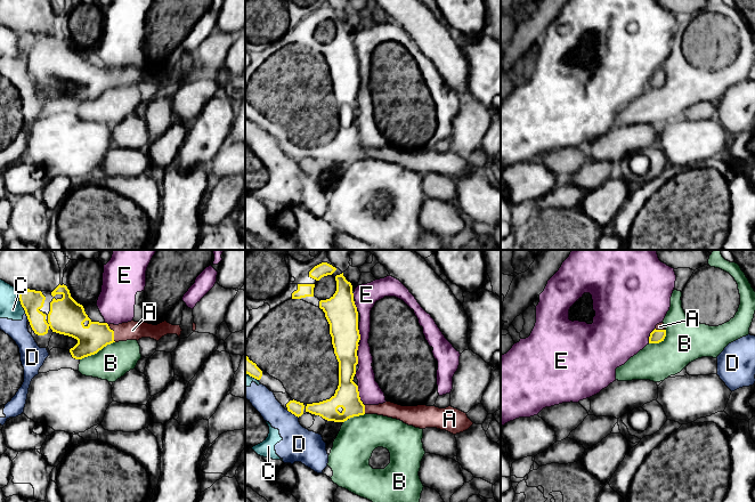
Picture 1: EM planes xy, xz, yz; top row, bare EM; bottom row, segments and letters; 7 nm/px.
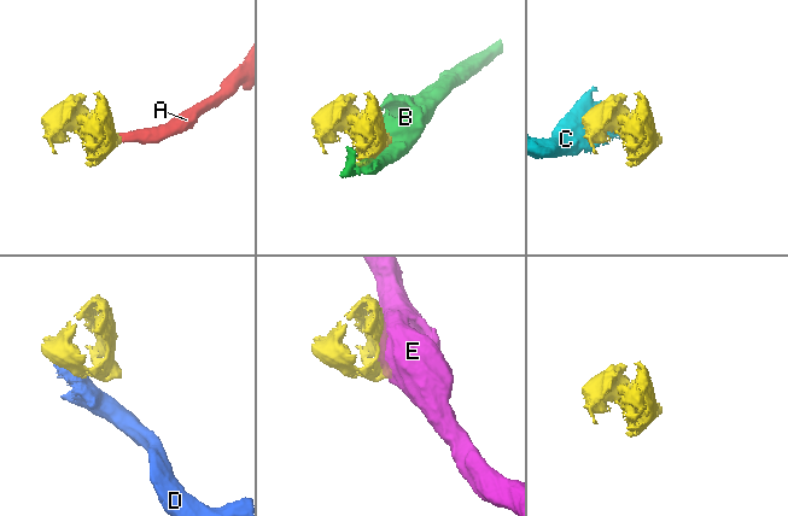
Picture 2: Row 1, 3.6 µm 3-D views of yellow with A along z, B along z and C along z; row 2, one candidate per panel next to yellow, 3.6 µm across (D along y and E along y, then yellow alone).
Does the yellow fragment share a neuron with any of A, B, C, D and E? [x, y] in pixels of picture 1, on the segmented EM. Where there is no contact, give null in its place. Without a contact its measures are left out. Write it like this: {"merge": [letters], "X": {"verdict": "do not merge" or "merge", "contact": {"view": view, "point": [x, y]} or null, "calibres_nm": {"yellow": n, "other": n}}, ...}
{"merge": ["A"], "A": {"verdict": "merge", "contact": {"view": "xy", "point": [113, 333]}, "calibres_nm": {"yellow": 200, "other": 130}}, "B": {"verdict": "do not merge", "contact": {"view": "xy", "point": [97, 351]}, "calibres_nm": {"yellow": 200, "other": 240}}, "C": {"verdict": "do not merge", "contact": {"view": "xy", "point": [21, 302]}, "calibres_nm": {"yellow": 160, "other": 150}}, "D": {"verdict": "do not merge", "contact": {"view": "xz", "point": [292, 413]}, "calibres_nm": {"yellow": 100, "other": 240}}, "E": {"verdict": "do not merge", "contact": {"view": "xz", "point": [358, 396]}, "calibres_nm": {"yellow": 180, "other": 160}}}

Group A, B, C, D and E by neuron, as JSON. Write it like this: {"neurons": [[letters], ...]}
{"neurons": [["A"], ["B"], ["C", "D"], ["E"]]}

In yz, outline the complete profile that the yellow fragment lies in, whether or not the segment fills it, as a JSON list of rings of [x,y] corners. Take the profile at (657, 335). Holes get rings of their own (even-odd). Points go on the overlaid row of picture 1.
[[[659,323],[656,325],[656,329],[650,333],[649,343],[659,343],[664,341],[666,337],[666,329],[664,323]]]

